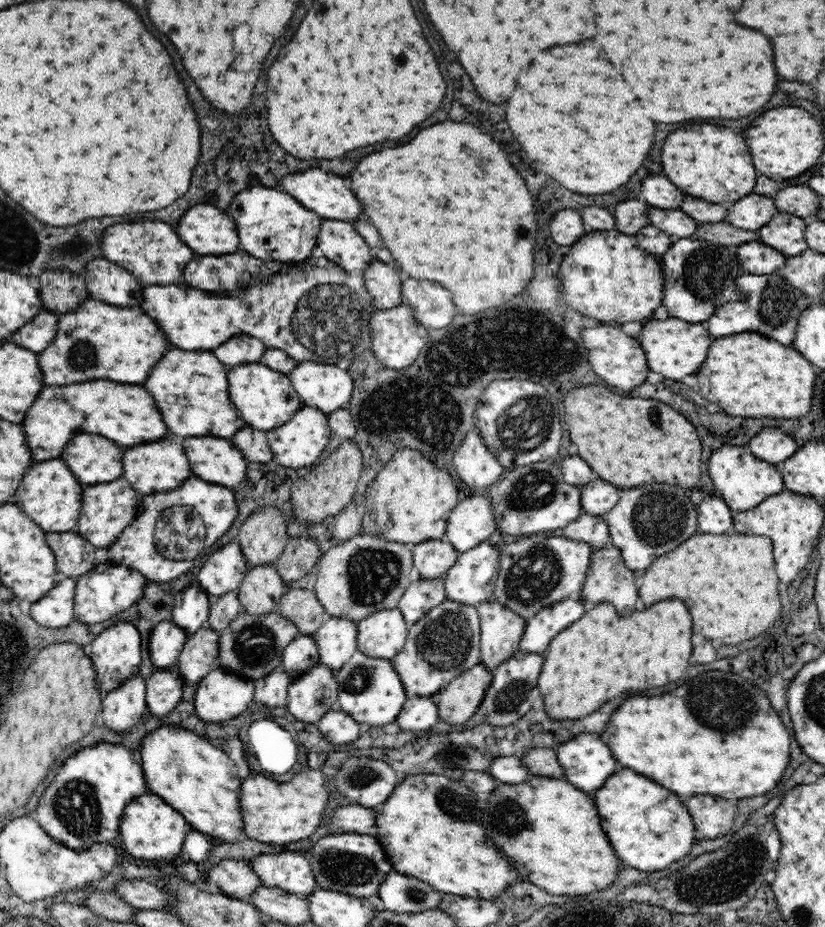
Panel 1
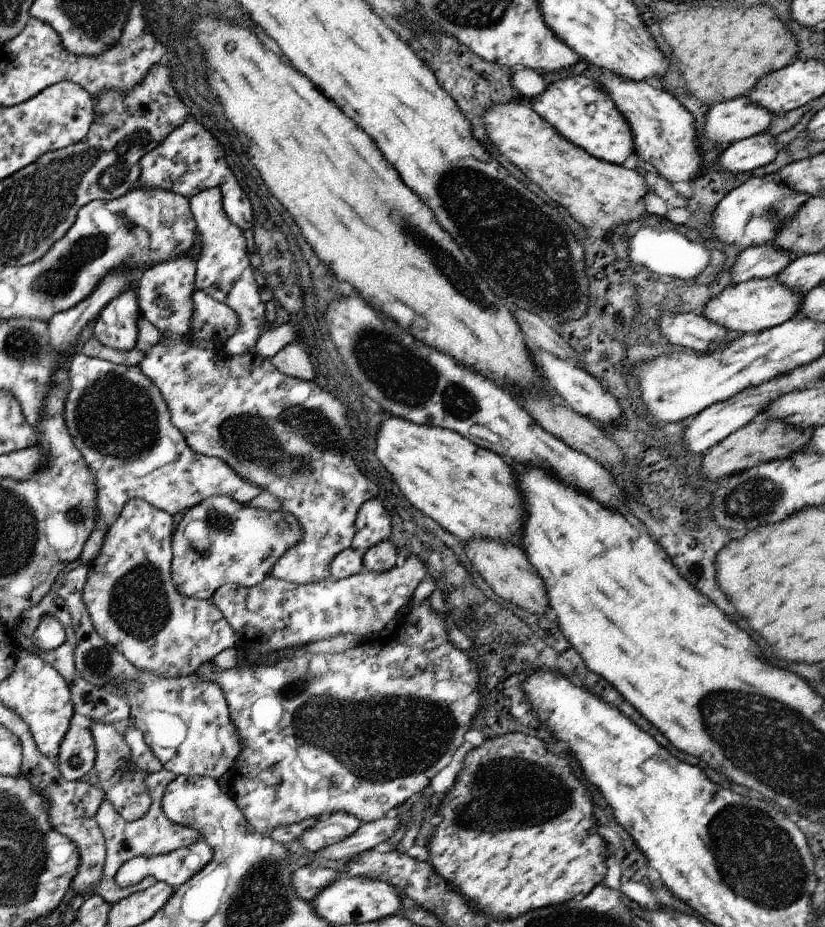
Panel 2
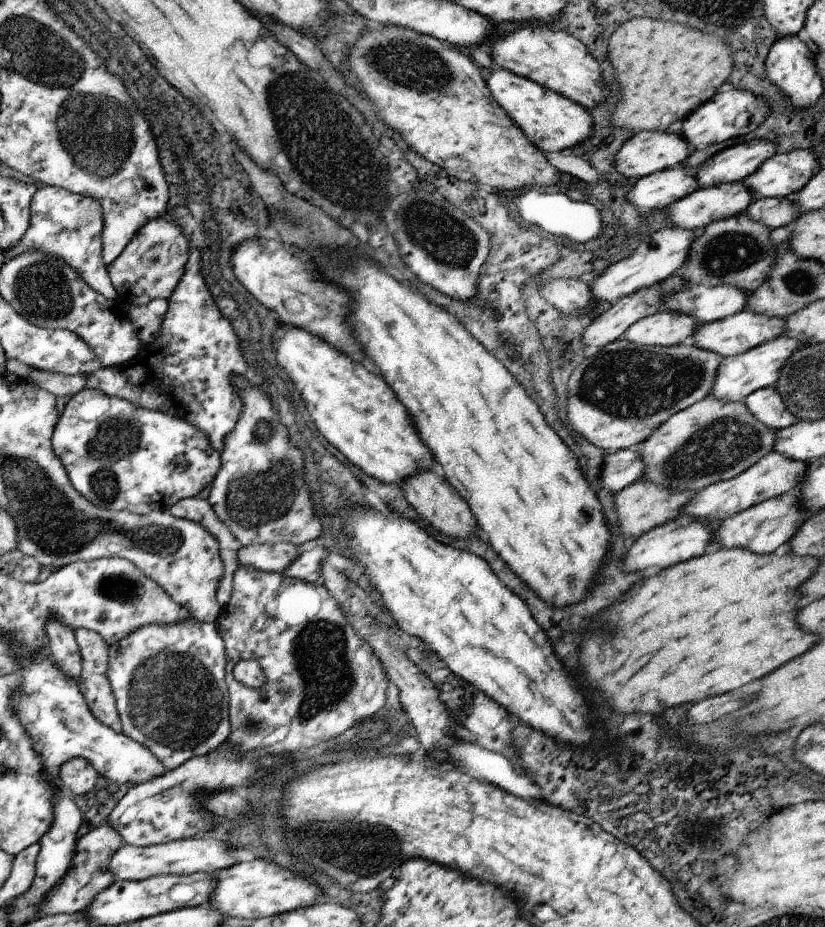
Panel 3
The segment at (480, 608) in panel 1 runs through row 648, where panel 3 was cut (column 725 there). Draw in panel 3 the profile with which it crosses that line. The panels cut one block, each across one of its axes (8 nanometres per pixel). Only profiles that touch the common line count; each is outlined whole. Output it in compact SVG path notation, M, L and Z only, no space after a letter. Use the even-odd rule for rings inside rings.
M771 450L737 476L710 484L695 492L683 508L683 513L692 517L724 520L761 501L795 490L804 478L807 464Z

